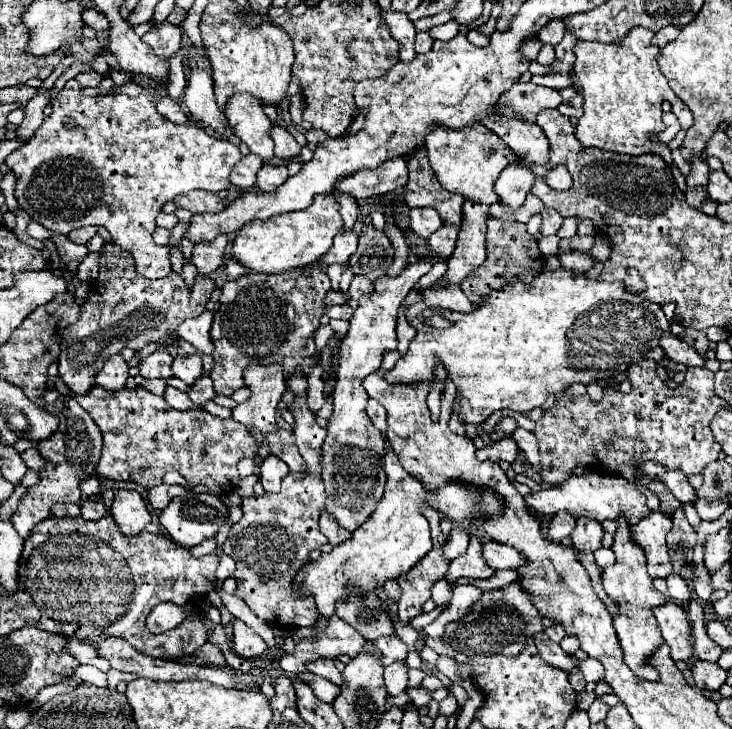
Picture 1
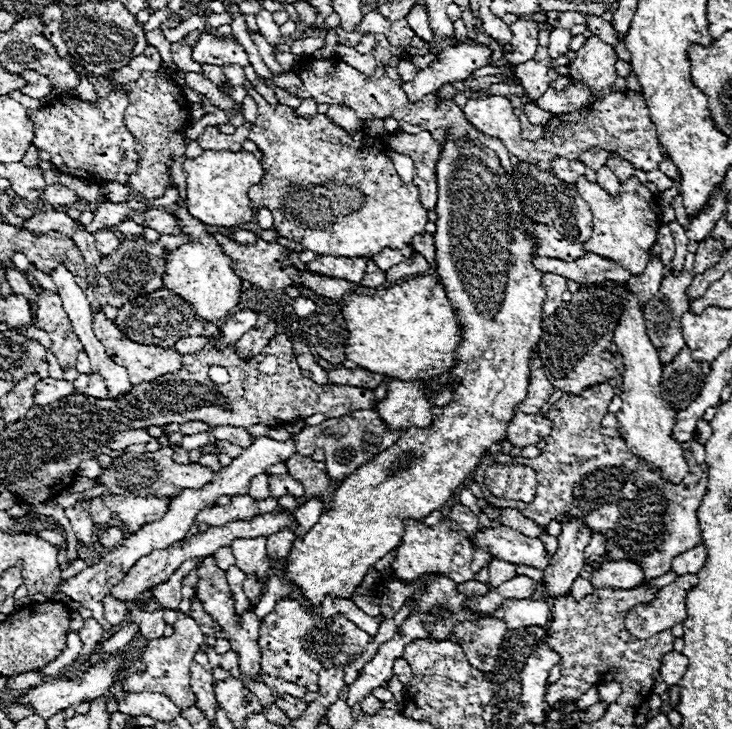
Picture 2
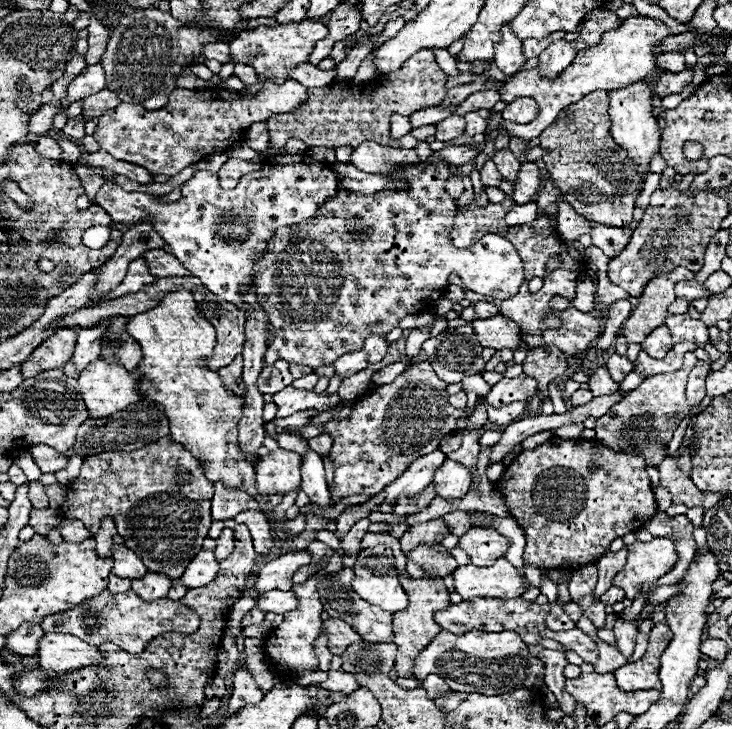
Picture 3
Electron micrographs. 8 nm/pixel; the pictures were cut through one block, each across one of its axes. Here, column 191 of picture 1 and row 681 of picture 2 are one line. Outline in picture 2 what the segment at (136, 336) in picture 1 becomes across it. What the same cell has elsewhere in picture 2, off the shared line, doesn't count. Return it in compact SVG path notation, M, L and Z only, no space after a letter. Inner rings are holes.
M280 598L274 606L274 612L264 616L260 622L260 668L268 676L294 682L308 688L310 692L318 692L318 672L324 668L342 666L342 652L348 654L344 656L344 664L350 660L350 656L360 656L368 642L372 642L372 636L360 630L346 616L336 614L324 618L316 608L310 608L302 600Z

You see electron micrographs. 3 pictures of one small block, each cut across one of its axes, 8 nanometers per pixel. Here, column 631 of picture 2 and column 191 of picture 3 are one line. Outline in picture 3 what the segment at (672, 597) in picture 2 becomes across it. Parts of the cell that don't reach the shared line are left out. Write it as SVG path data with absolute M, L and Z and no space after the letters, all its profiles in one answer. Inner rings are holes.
M104 590L96 600L88 600L88 604L80 604L72 612L60 612L56 616L44 616L42 630L48 632L64 632L72 634L92 646L100 646L102 642L112 642L130 654L139 654L146 648L152 638L164 632L182 632L192 634L198 628L198 616L178 600L160 598L154 602L140 600L132 590L120 596Z

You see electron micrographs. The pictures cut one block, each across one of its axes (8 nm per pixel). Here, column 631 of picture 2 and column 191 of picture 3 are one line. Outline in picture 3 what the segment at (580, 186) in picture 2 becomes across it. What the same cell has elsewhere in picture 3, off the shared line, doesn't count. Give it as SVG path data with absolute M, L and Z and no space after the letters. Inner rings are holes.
M276 154L262 164L260 170L242 176L232 190L224 190L214 172L200 170L182 186L182 196L170 204L158 202L144 192L126 192L110 180L96 192L96 204L104 208L114 222L126 224L128 228L136 224L136 220L152 220L156 232L160 232L172 248L172 254L192 276L200 278L212 294L226 302L252 310L252 304L244 302L244 290L254 288L252 268L266 254L274 230L316 218L326 200L336 194L338 184L328 162L318 162L308 154Z

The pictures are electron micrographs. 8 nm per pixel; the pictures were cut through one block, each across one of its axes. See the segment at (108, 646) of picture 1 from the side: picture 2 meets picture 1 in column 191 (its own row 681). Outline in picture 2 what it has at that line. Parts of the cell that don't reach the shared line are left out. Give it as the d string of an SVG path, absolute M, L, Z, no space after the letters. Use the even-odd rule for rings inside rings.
M670 652L668 656L662 658L660 664L660 676L668 686L674 686L680 682L680 678L684 676L688 668L688 660L680 654L680 652Z

